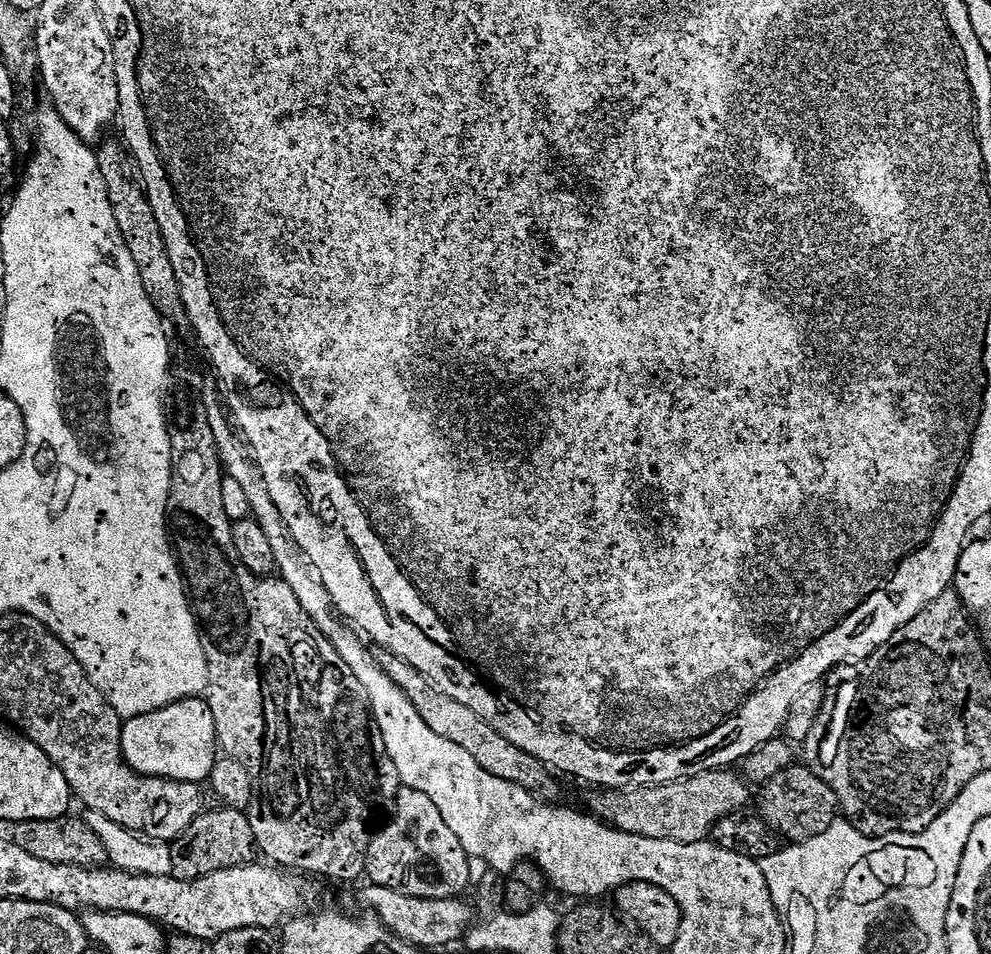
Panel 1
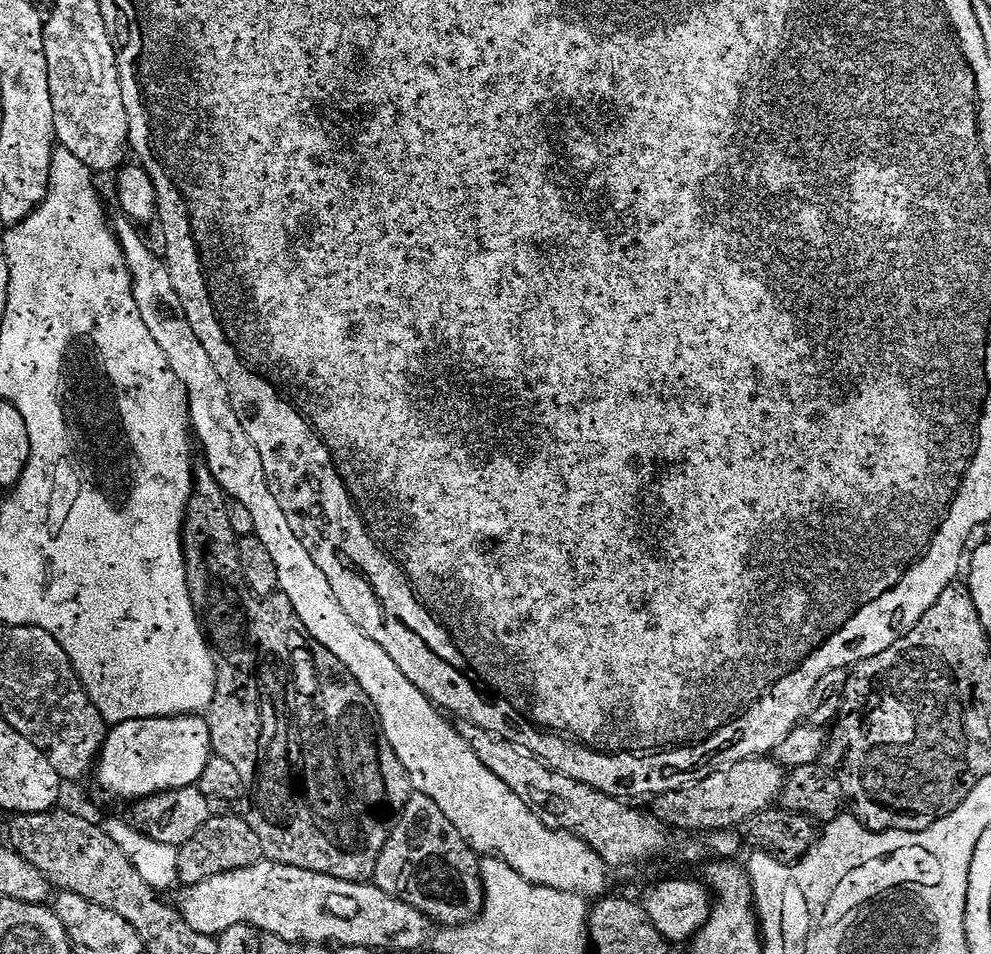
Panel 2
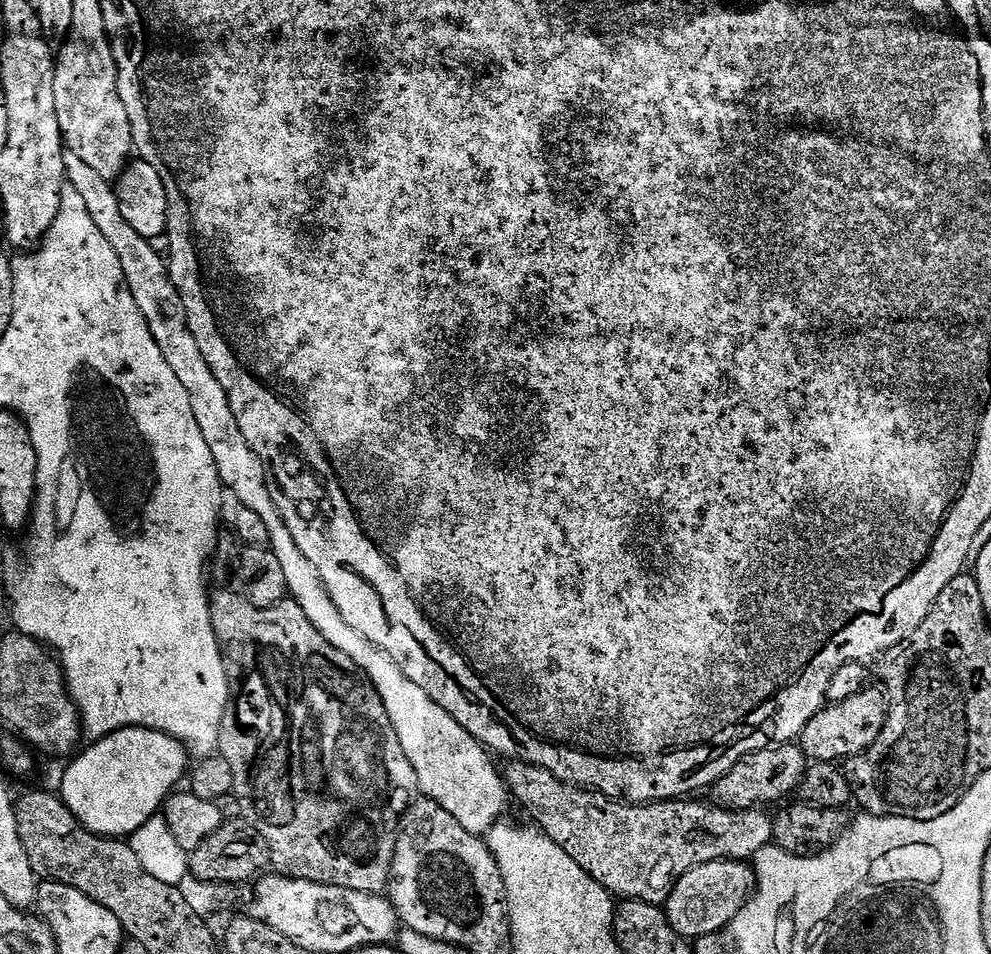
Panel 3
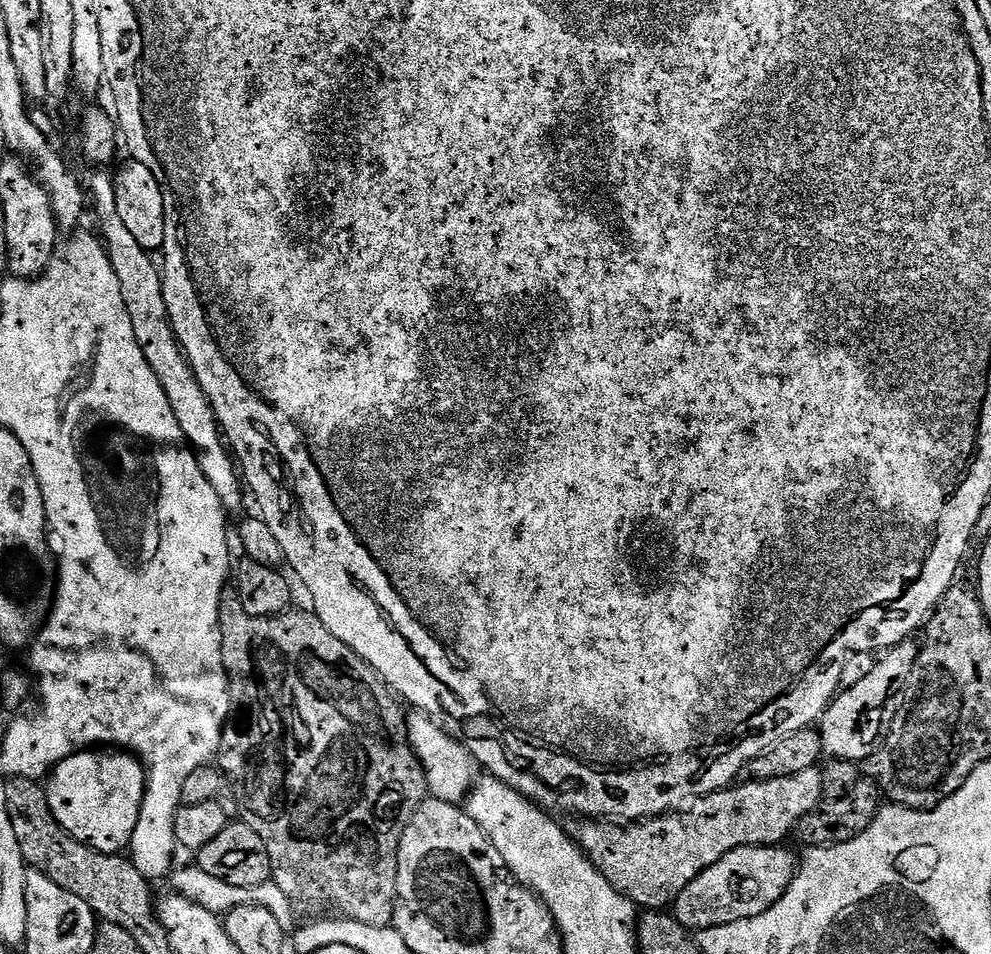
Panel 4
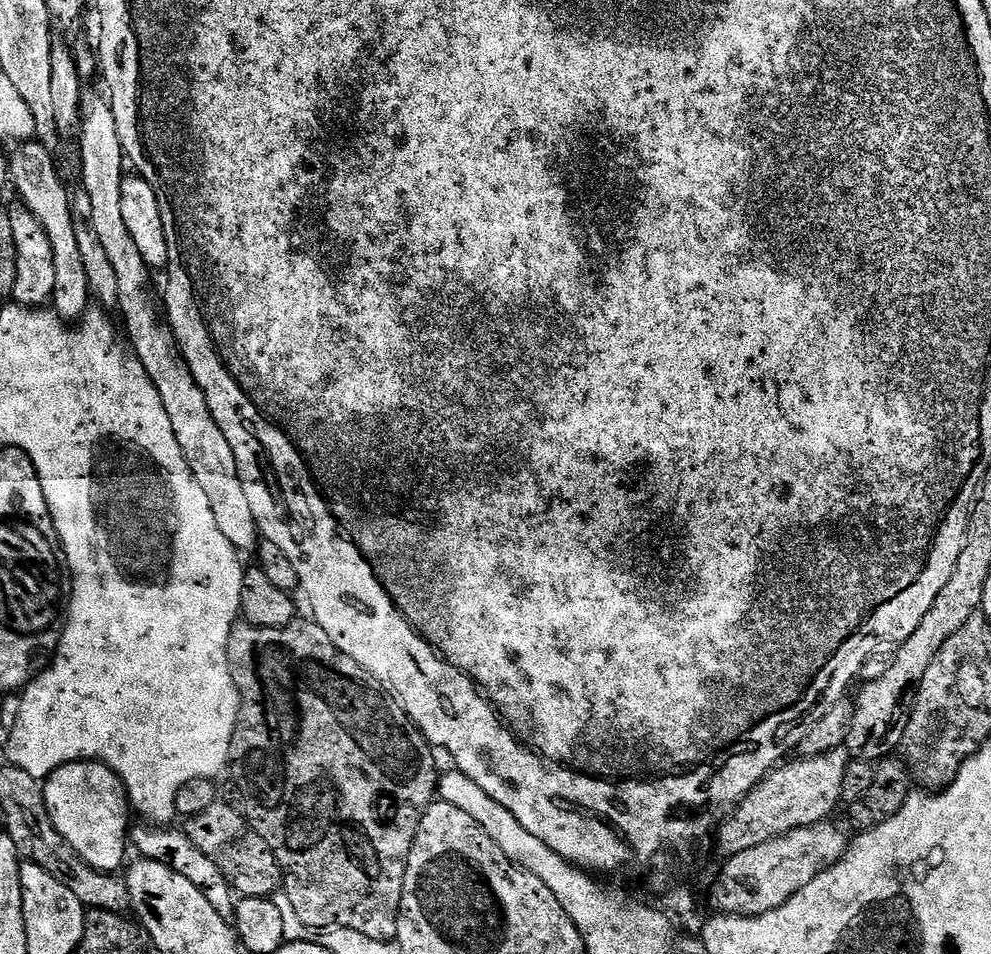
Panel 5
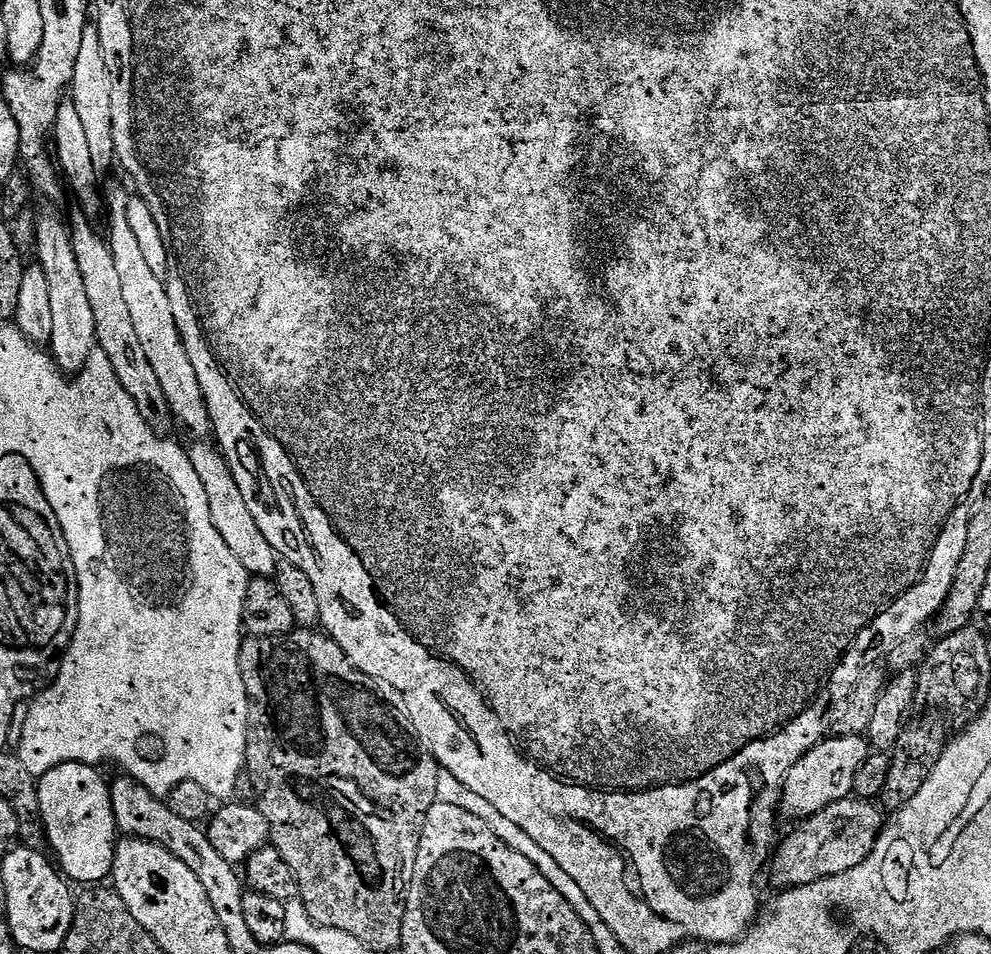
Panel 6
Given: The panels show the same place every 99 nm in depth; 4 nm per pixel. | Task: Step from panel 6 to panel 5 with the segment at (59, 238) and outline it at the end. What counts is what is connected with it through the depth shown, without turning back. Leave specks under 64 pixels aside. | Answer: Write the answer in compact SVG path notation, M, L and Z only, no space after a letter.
M24 142L16 153L10 156L10 180L16 184L16 192L21 196L25 207L37 216L54 246L54 264L58 274L58 282L54 286L51 303L60 318L66 322L76 322L89 311L90 293L86 266L82 262L82 253L78 250L78 234L76 218L72 214L72 198L69 189L64 189L60 181L60 172L56 169L56 160L49 149L39 142Z

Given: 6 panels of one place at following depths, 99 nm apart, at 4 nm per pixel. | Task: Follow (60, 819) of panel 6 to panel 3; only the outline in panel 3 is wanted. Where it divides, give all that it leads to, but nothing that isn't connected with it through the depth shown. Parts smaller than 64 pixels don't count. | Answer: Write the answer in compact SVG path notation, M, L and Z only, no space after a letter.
M120 728L109 736L93 739L89 744L92 745L80 757L77 755L71 761L73 764L65 770L64 777L60 780L58 796L77 822L98 836L131 838L139 828L146 826L146 822L150 822L152 816L163 809L165 800L173 795L177 787L175 784L183 776L185 779L190 768L188 749L181 741L153 728Z

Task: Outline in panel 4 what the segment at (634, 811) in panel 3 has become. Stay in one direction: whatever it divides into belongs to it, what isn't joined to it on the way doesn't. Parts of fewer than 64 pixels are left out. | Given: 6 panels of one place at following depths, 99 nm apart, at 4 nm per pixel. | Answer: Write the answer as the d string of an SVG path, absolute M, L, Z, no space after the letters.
M819 767L810 770L802 770L802 774L790 774L786 778L774 778L773 780L756 780L752 784L740 784L723 788L720 792L712 792L709 796L701 796L695 801L696 804L689 812L676 812L665 814L663 816L653 816L647 820L629 823L627 826L621 826L616 822L601 822L596 818L584 818L570 828L570 835L584 851L584 855L591 861L593 866L598 869L610 881L617 890L626 898L630 898L637 909L640 910L664 910L667 909L676 899L678 894L682 894L682 890L686 890L686 886L690 886L690 882L694 882L694 878L698 878L702 874L702 870L706 870L710 866L714 866L714 862L718 862L718 858L726 858L726 854L730 854L739 848L767 848L769 846L780 846L785 843L787 836L791 837L795 833L796 828L804 818L811 812L817 811L821 807L822 801L826 796L826 776Z

